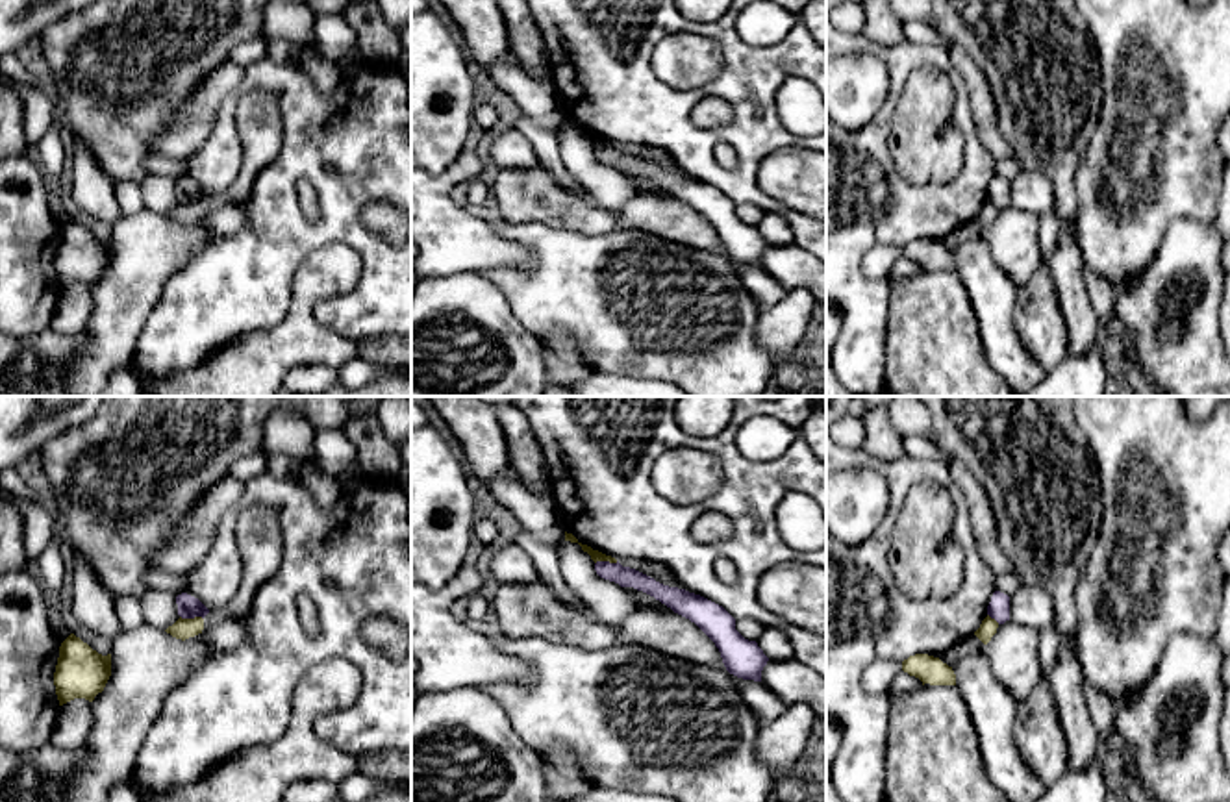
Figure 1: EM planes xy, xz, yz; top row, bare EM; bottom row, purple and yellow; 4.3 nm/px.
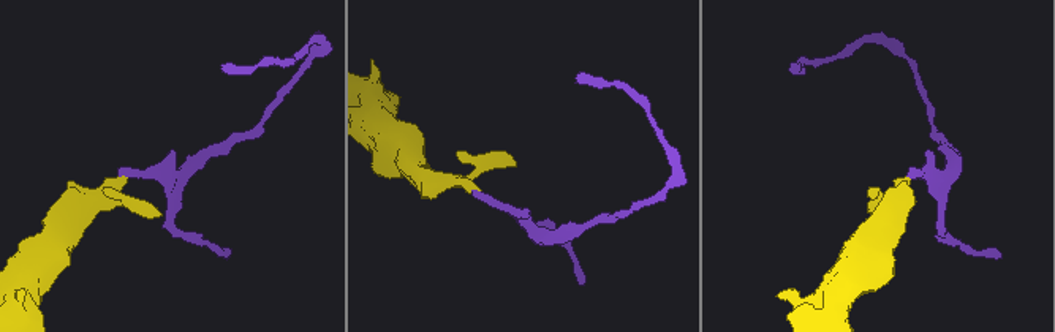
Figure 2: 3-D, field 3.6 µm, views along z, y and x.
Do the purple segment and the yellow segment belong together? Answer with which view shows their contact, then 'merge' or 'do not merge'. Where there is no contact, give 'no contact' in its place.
xy | do not merge

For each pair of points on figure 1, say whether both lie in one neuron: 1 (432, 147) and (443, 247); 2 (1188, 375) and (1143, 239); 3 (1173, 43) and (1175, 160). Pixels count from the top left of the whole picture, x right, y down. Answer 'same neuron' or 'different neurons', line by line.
1: different neurons
2: different neurons
3: same neuron

